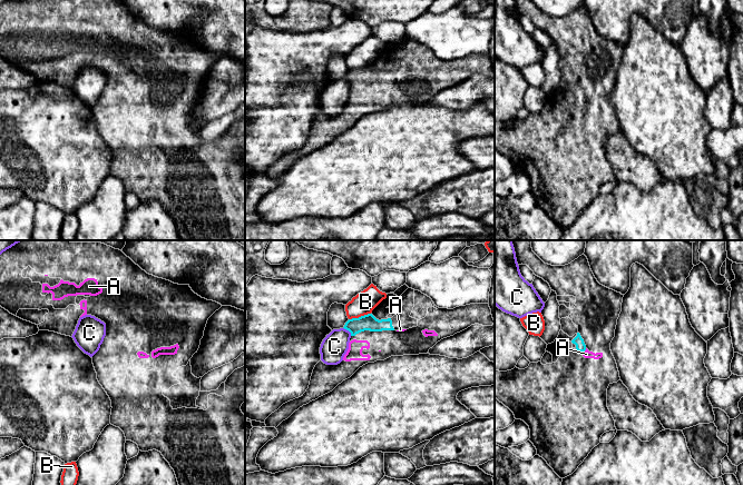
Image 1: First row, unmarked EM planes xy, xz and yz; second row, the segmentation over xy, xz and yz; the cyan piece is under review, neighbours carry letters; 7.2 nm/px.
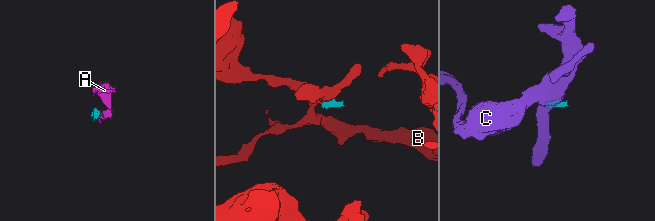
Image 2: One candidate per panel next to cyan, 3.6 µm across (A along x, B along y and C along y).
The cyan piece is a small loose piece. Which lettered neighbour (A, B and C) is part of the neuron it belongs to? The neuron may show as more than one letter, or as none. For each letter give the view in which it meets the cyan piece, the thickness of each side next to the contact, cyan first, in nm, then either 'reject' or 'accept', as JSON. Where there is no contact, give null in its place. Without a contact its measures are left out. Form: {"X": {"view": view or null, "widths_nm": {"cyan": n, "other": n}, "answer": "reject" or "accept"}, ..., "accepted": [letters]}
{"A": {"view": "yz", "widths_nm": {"cyan": 70, "other": 60}, "answer": "accept"}, "B": {"view": "xz", "widths_nm": {"cyan": 110, "other": 160}, "answer": "reject"}, "C": {"view": "xz", "widths_nm": {"cyan": 110, "other": 190}, "answer": "reject"}, "accepted": ["A"]}

